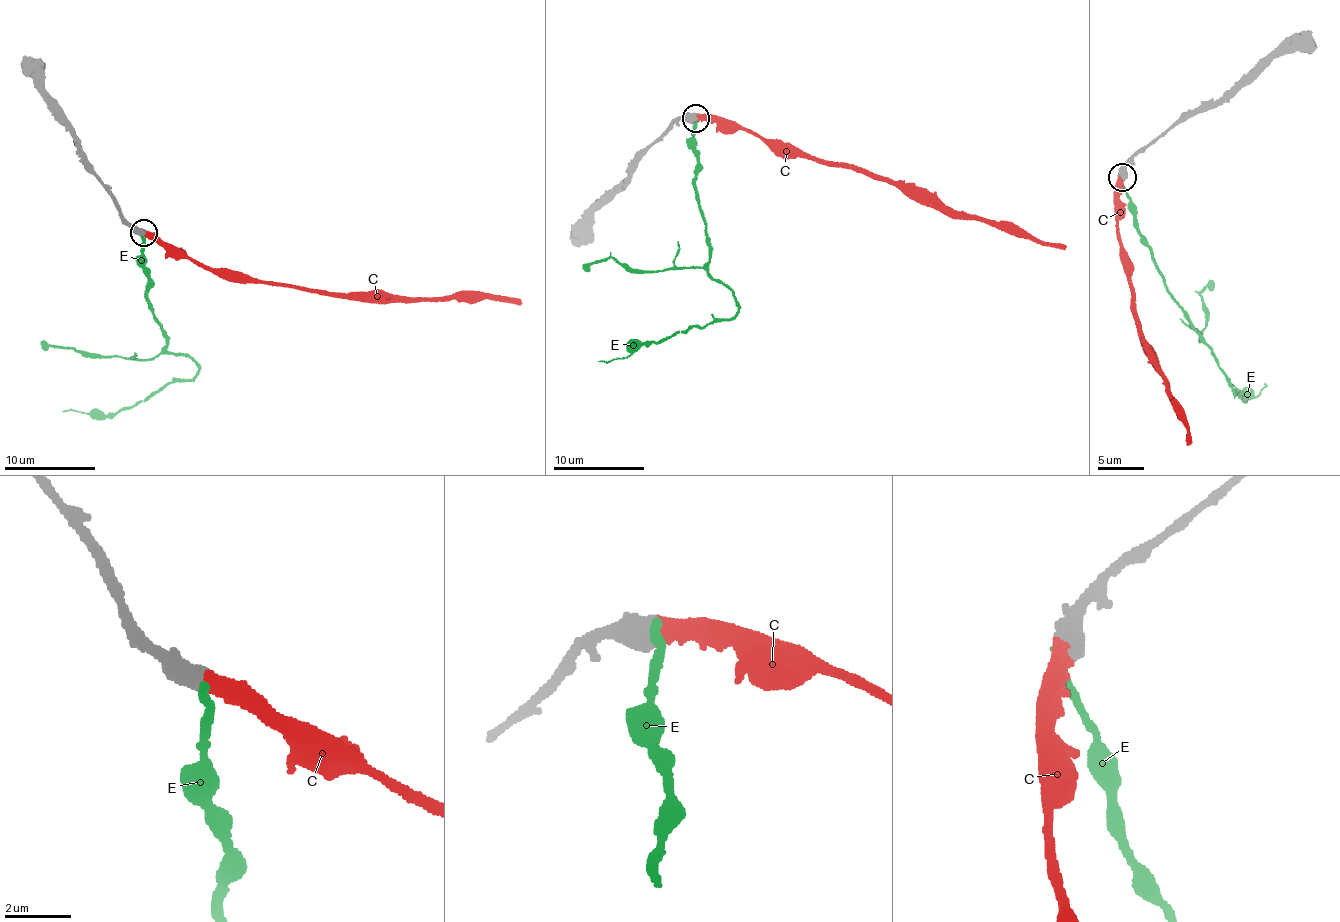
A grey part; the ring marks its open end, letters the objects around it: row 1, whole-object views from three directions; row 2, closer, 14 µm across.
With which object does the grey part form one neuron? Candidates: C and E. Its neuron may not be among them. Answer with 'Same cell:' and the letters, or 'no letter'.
Same cell: C

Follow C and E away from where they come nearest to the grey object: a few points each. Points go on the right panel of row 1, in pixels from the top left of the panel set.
C: (1122, 176), (1118, 234), (1131, 285), (1132, 305), (1149, 360), (1162, 377), (1190, 445)
E: (1120, 176), (1134, 224), (1159, 273), (1232, 391), (1240, 389), (1239, 398), (1260, 394), (1265, 382)

